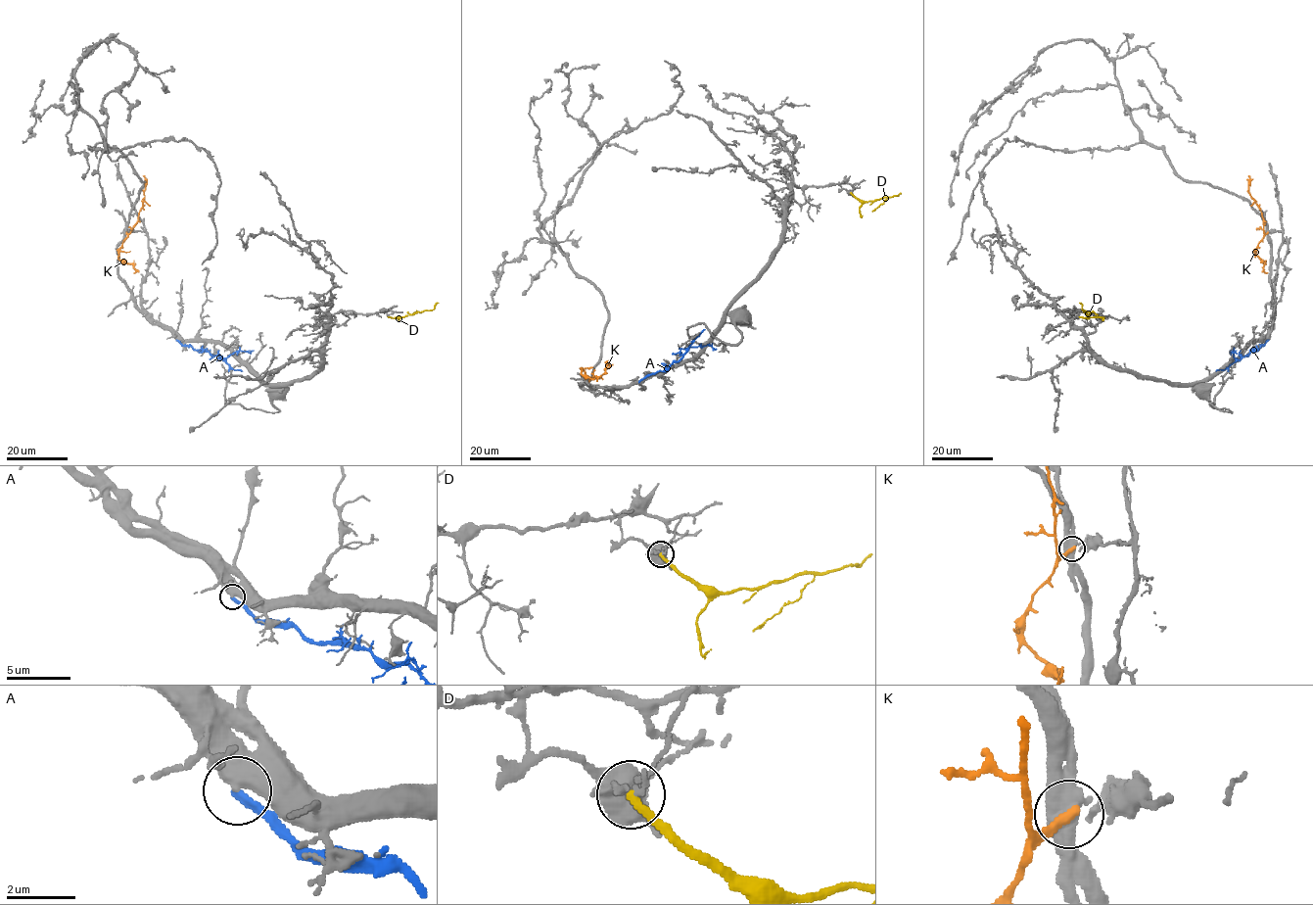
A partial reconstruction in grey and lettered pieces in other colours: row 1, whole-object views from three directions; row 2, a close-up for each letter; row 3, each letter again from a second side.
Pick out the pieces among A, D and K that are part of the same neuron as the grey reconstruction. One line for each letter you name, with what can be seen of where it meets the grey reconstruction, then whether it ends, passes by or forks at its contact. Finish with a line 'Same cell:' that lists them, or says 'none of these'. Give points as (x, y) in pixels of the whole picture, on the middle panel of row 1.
Same cell: none of these

